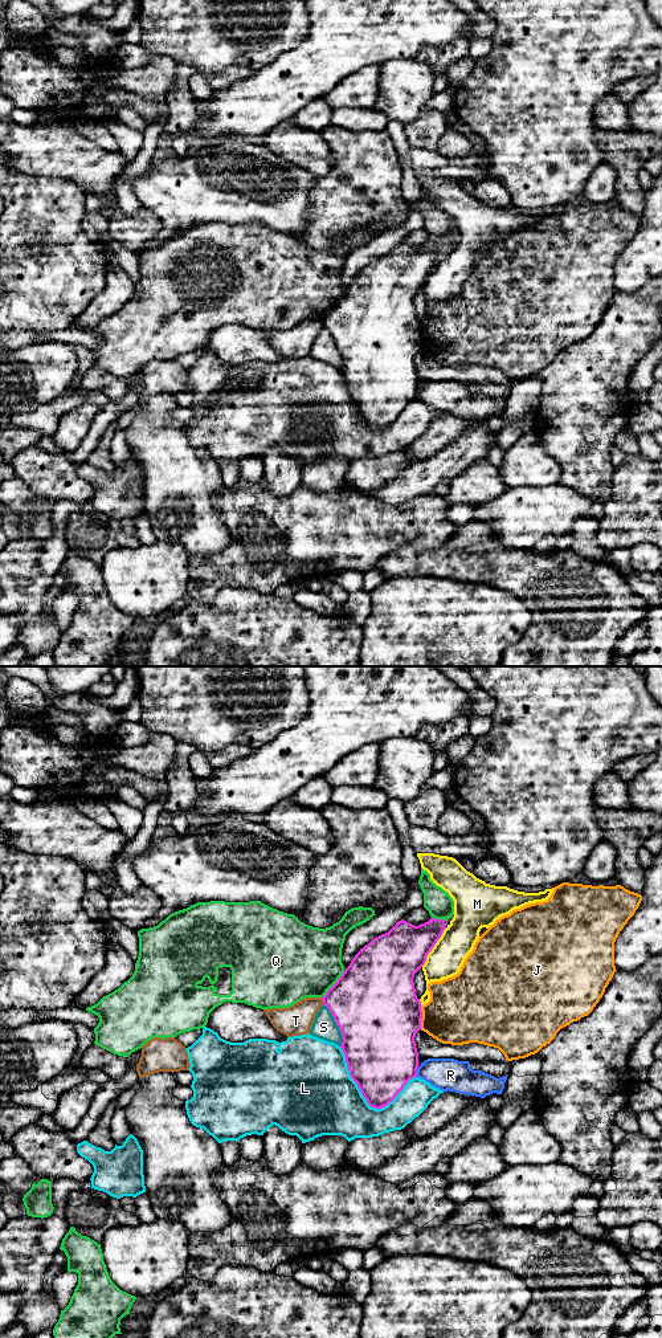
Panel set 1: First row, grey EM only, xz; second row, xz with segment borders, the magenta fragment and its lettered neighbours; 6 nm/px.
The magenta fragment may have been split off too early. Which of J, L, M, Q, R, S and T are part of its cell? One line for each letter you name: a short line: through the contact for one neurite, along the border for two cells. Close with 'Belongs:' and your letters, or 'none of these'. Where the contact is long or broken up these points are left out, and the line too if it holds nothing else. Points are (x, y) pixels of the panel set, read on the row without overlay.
Belongs: none of these

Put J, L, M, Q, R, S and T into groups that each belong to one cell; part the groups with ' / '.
J / L / M / Q / R / S / T

